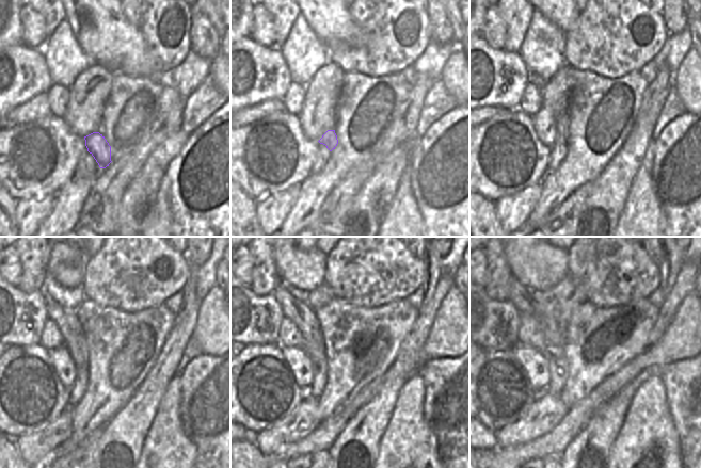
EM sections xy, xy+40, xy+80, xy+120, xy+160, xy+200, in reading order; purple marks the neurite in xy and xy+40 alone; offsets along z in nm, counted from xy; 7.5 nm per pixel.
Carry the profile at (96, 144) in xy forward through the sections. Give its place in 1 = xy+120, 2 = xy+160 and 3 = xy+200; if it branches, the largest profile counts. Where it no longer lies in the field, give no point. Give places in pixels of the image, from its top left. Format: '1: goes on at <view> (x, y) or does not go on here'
1: goes on at xy+120 (66, 320)
2: goes on at xy+160 (305, 319)
3: goes on at xy+200 (518, 294)

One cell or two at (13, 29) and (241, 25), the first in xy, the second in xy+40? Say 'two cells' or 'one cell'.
one cell

